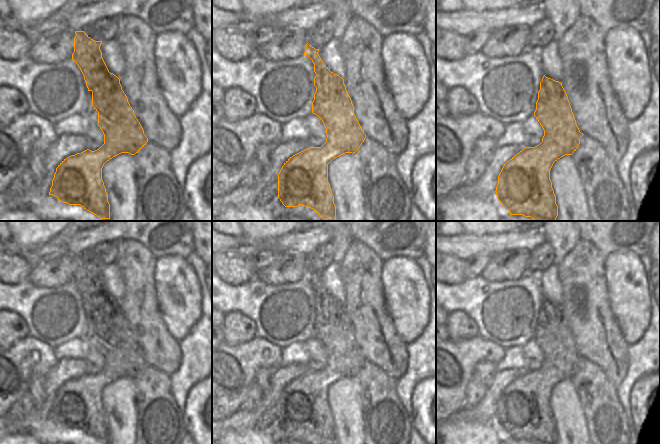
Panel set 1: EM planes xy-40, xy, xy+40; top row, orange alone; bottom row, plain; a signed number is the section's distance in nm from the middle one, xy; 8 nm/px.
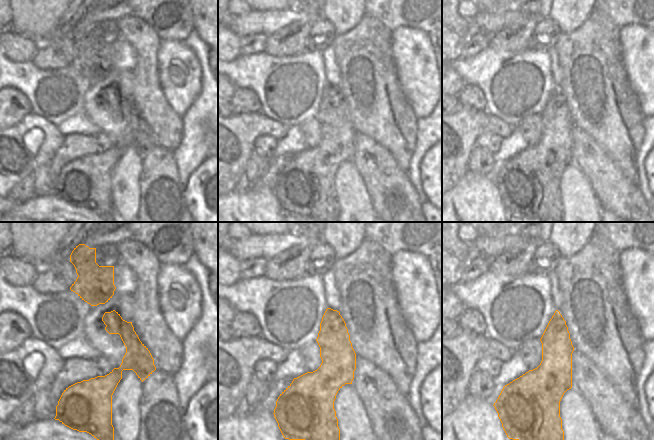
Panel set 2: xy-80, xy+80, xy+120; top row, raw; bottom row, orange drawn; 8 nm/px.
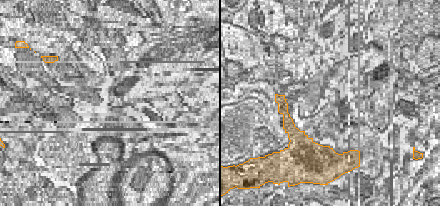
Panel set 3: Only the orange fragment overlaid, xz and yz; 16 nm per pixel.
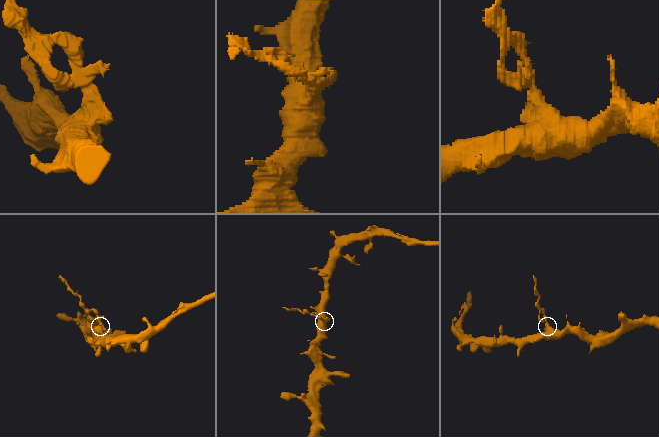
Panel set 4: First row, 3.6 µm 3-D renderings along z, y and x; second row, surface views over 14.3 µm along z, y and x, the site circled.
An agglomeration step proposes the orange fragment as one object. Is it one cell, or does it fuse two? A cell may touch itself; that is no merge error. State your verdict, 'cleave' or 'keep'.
cleave

